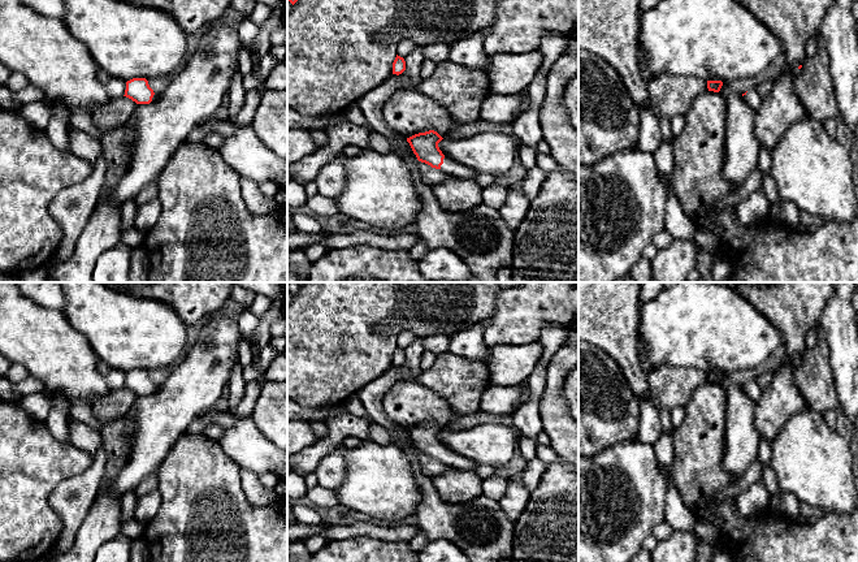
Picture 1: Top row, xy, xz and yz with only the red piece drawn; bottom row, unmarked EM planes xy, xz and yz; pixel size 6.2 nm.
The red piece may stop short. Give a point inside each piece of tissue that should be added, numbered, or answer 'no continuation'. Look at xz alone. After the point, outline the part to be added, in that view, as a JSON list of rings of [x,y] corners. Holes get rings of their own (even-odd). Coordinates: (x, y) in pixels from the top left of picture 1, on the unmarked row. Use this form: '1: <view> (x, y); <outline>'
1: xz (449, 458); [[[445,448],[443,455],[441,457],[439,462],[442,462],[443,464],[448,467],[455,467],[459,470],[468,470],[468,471],[474,471],[477,467],[476,462],[456,454],[448,450],[447,448]]]

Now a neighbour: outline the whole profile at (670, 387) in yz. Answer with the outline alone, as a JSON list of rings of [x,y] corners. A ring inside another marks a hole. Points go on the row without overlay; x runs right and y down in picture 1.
[[[663,364],[647,375],[651,401],[658,408],[685,408],[693,392],[706,382],[707,372],[692,367]]]

